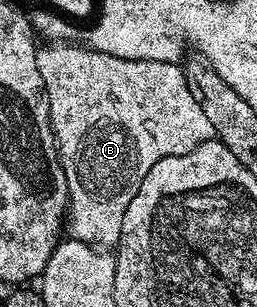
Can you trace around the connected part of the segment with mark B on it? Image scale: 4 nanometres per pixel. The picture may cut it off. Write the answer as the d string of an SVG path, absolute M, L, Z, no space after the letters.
M50 42L38 48L36 66L44 80L46 87L46 97L48 98L48 114L50 115L50 129L54 132L54 142L58 149L58 163L61 164L66 179L66 195L68 197L68 232L75 240L82 240L86 244L101 246L110 250L115 247L120 238L120 226L124 222L124 210L128 210L128 202L136 194L140 182L160 162L160 158L165 156L179 156L188 154L196 150L205 140L214 136L212 122L204 115L204 110L200 110L200 102L192 98L192 90L186 82L186 73L177 63L152 62L151 60L129 60L128 58L116 58L112 54L104 54L92 50L89 46L82 48L78 44L71 42Z

